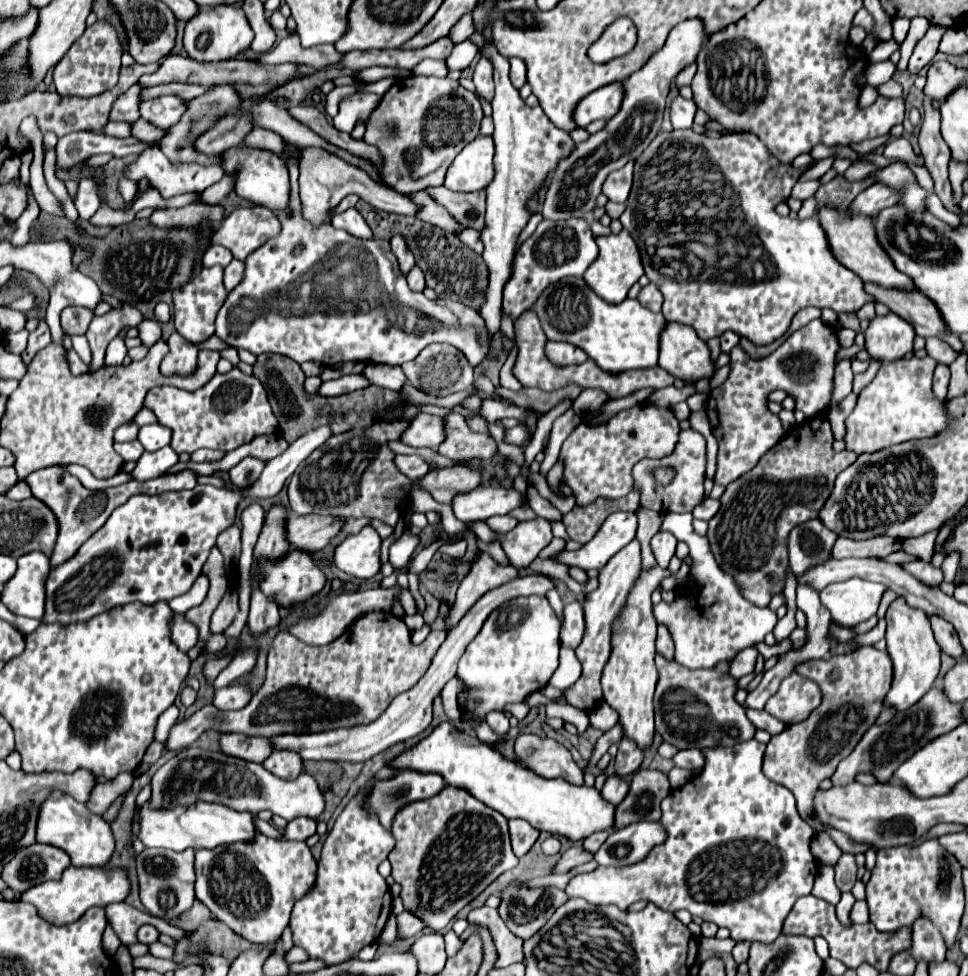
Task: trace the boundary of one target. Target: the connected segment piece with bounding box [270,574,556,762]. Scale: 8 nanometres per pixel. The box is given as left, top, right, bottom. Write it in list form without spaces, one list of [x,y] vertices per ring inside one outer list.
[[[528,574],[528,576],[520,576],[500,588],[494,588],[492,592],[486,592],[486,596],[482,596],[464,616],[464,620],[460,620],[460,624],[450,632],[450,636],[444,640],[444,644],[440,646],[440,650],[436,652],[430,668],[426,670],[426,674],[418,680],[416,686],[412,686],[408,692],[402,692],[400,696],[396,696],[396,700],[392,700],[392,704],[388,706],[388,710],[384,712],[384,716],[380,716],[380,720],[374,720],[370,724],[364,726],[352,726],[352,728],[336,728],[336,730],[324,730],[324,732],[314,732],[314,734],[278,734],[270,738],[270,744],[274,750],[292,750],[298,752],[304,760],[334,760],[334,762],[366,762],[372,756],[380,754],[382,750],[390,748],[396,742],[414,738],[418,734],[422,734],[430,722],[432,722],[432,700],[442,692],[442,688],[446,686],[448,680],[454,678],[456,674],[456,666],[460,656],[464,654],[466,646],[472,642],[472,638],[480,632],[482,622],[488,618],[488,614],[492,610],[496,610],[500,604],[504,604],[506,600],[518,598],[518,596],[546,596],[550,590],[554,590],[556,584],[554,580],[550,580],[548,576],[540,576],[540,574]]]

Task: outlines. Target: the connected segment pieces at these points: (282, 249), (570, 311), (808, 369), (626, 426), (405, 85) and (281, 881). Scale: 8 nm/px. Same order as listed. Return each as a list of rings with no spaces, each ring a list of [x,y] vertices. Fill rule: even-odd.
[[[288,145],[288,170],[290,176],[290,209],[291,215],[287,212],[280,212],[276,214],[282,222],[282,230],[276,238],[268,240],[264,246],[260,246],[258,250],[254,250],[246,260],[246,270],[244,270],[244,278],[242,282],[228,294],[226,302],[222,304],[218,316],[216,316],[216,332],[214,336],[218,336],[222,342],[226,342],[228,348],[244,348],[244,350],[250,350],[252,354],[262,354],[262,352],[276,352],[276,354],[284,354],[284,356],[290,356],[292,360],[296,360],[298,364],[302,362],[308,362],[308,360],[314,360],[318,364],[326,364],[326,366],[336,366],[336,364],[342,364],[342,362],[372,362],[372,364],[404,364],[408,360],[414,360],[422,348],[426,348],[428,344],[432,342],[448,342],[452,346],[456,346],[472,366],[478,366],[482,360],[486,360],[490,356],[490,344],[486,344],[486,332],[484,332],[484,322],[480,322],[480,318],[476,316],[476,310],[460,304],[460,302],[452,302],[452,300],[428,300],[424,294],[416,294],[408,288],[408,282],[406,278],[400,274],[398,270],[398,264],[396,264],[396,256],[392,254],[390,250],[390,244],[386,240],[360,240],[360,238],[354,238],[350,236],[346,230],[336,230],[332,226],[324,226],[324,228],[314,228],[310,226],[304,218],[302,218],[302,212],[300,212],[300,196],[299,196],[299,159],[296,154],[295,145]],[[296,244],[302,244],[304,250],[300,254],[294,254],[294,246]]]
[[[564,278],[546,288],[544,296],[534,304],[548,340],[562,340],[580,346],[602,370],[624,372],[658,366],[660,334],[666,320],[660,312],[644,308],[638,300],[626,298],[620,304],[600,300],[582,278]]]
[[[814,320],[808,326],[796,330],[778,350],[760,360],[752,360],[740,344],[732,348],[732,372],[724,384],[710,392],[706,402],[710,428],[720,446],[714,484],[728,486],[732,480],[752,470],[756,466],[756,460],[782,440],[782,422],[778,414],[772,414],[768,410],[770,392],[784,390],[788,394],[794,394],[796,408],[806,416],[814,416],[816,412],[820,412],[820,408],[828,406],[832,392],[834,358],[838,348],[840,346],[834,328],[826,326],[822,320]]]
[[[638,404],[630,410],[622,410],[616,416],[612,416],[608,422],[602,422],[596,426],[580,422],[574,428],[574,432],[564,440],[560,458],[558,458],[564,464],[564,480],[574,490],[576,506],[588,506],[596,498],[616,500],[626,496],[632,490],[632,476],[630,476],[632,466],[644,456],[650,456],[650,458],[670,456],[678,444],[678,432],[680,432],[680,426],[674,412],[670,408],[656,408],[654,404]]]
[[[408,76],[394,82],[368,118],[364,140],[380,148],[384,166],[378,168],[386,184],[400,194],[412,194],[428,186],[442,186],[444,174],[464,144],[480,132],[484,112],[474,92],[450,78]]]
[[[260,834],[252,844],[196,850],[196,898],[210,908],[214,918],[248,942],[272,946],[288,926],[296,900],[314,888],[316,868],[318,862],[306,842],[274,840]]]

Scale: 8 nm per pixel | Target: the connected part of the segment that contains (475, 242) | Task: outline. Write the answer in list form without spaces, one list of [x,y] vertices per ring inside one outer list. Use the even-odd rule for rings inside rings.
[[[464,228],[464,230],[456,232],[456,236],[458,236],[458,240],[460,240],[462,244],[466,244],[466,246],[468,246],[470,250],[474,250],[476,254],[478,254],[478,252],[482,252],[480,232],[476,232],[476,230],[472,230],[472,228]]]

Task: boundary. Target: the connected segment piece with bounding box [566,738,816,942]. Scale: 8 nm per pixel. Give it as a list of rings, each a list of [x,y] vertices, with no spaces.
[[[754,738],[730,748],[704,748],[704,772],[690,778],[682,788],[672,790],[662,800],[660,824],[668,840],[654,846],[638,864],[626,868],[598,866],[592,872],[576,874],[568,882],[566,894],[570,898],[584,898],[596,906],[614,904],[620,910],[626,910],[638,900],[646,900],[666,912],[688,910],[692,916],[726,926],[736,942],[776,940],[794,902],[812,890],[816,860],[810,852],[810,840],[816,832],[800,818],[792,792],[762,774],[764,750],[766,744]]]

